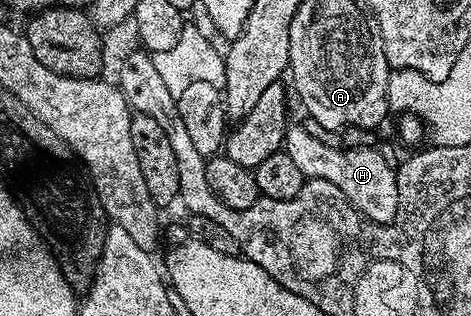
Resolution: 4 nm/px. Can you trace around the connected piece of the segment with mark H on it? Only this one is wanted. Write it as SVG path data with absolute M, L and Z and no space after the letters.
M302 125L288 127L284 132L282 150L302 169L305 179L330 181L338 185L344 196L365 219L375 223L390 223L398 213L398 181L393 164L388 164L378 152L366 147L331 147L322 145L318 137L306 133Z

